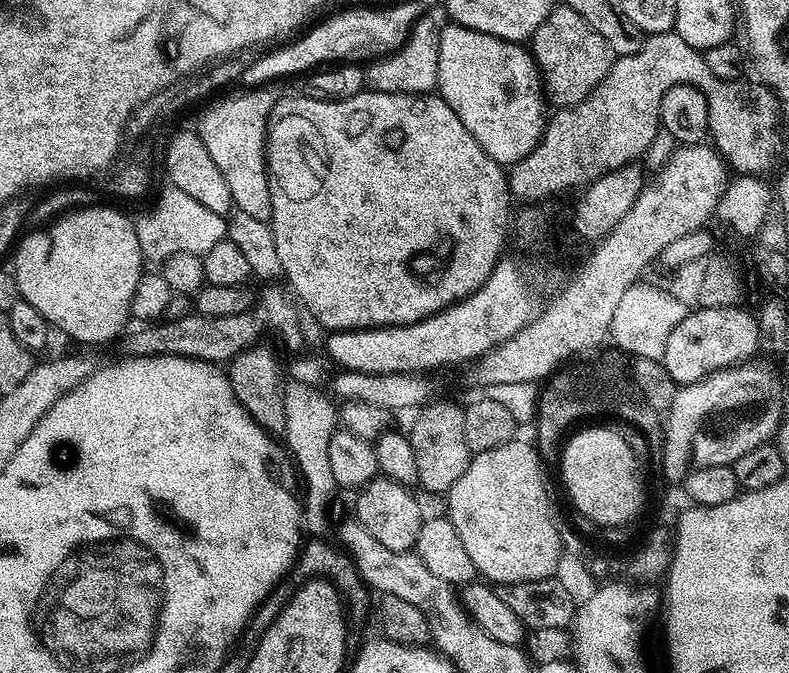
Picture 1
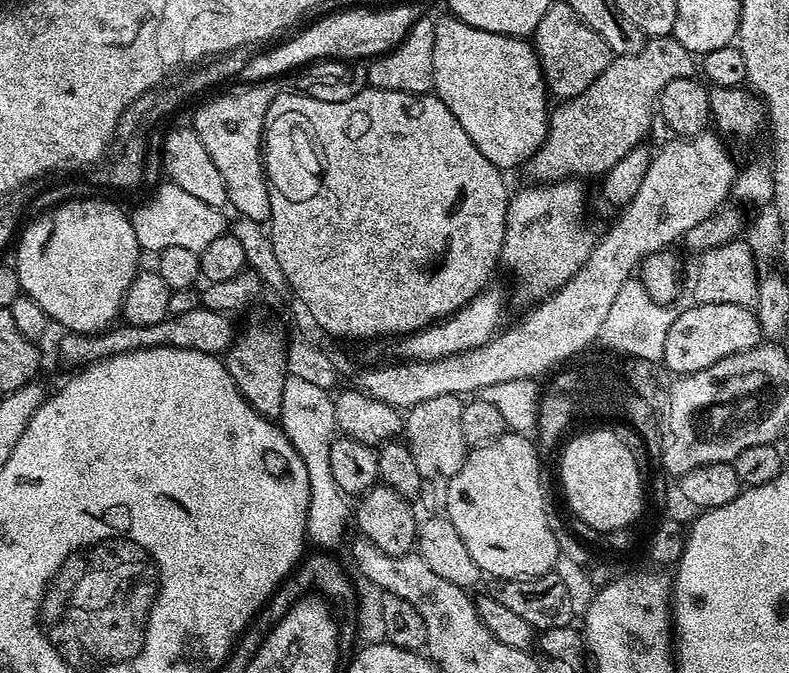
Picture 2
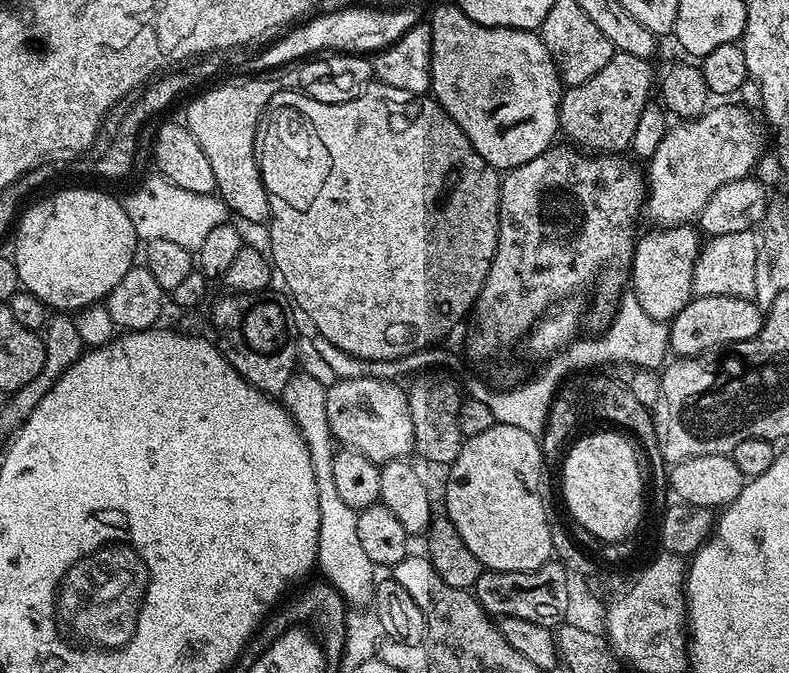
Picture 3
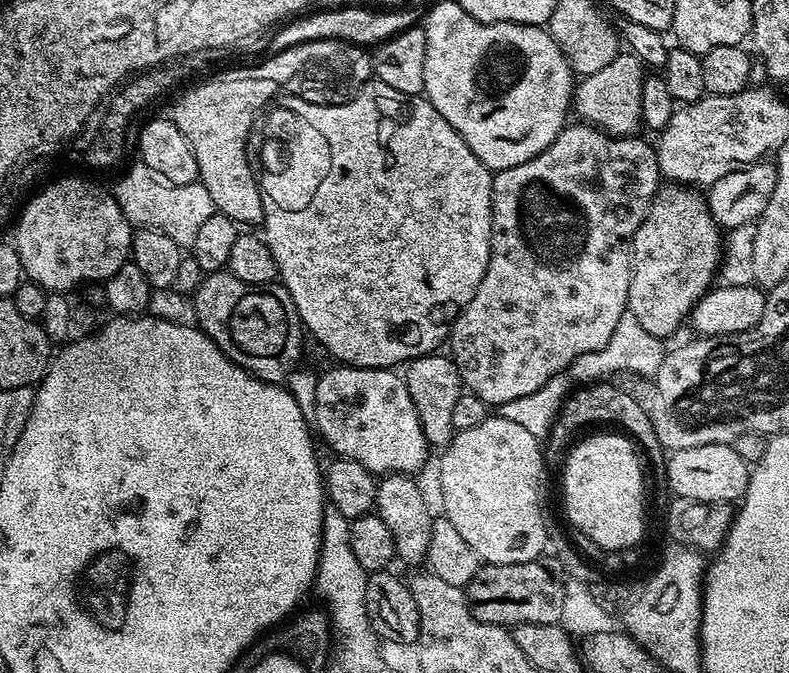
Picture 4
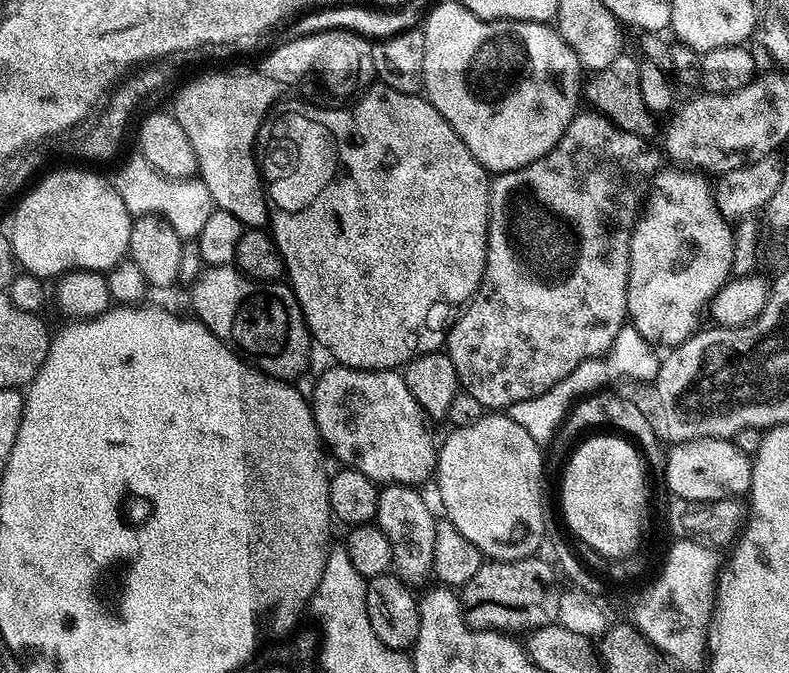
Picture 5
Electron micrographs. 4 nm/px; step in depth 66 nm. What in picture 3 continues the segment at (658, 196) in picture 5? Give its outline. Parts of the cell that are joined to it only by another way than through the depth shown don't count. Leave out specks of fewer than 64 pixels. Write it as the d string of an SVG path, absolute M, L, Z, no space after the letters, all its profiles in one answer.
M688 224L648 231L652 232L645 236L643 233L637 239L636 251L632 253L630 288L638 298L638 306L642 306L650 318L671 322L693 299L694 268L702 247L702 236Z

